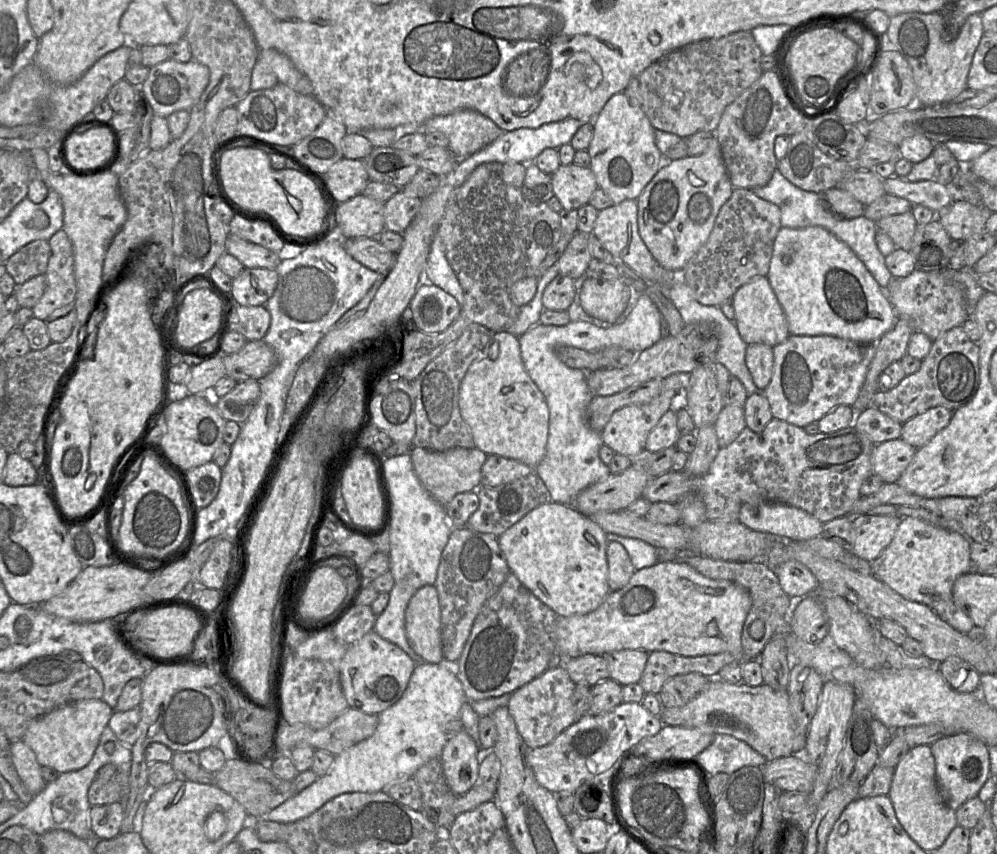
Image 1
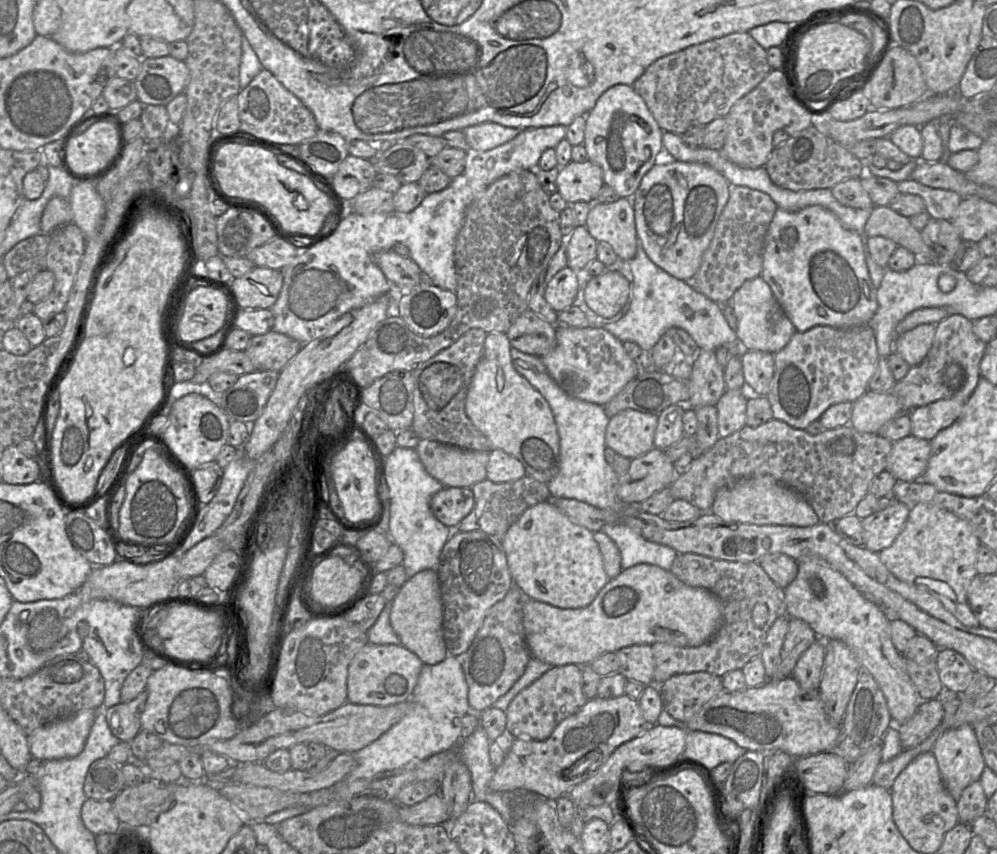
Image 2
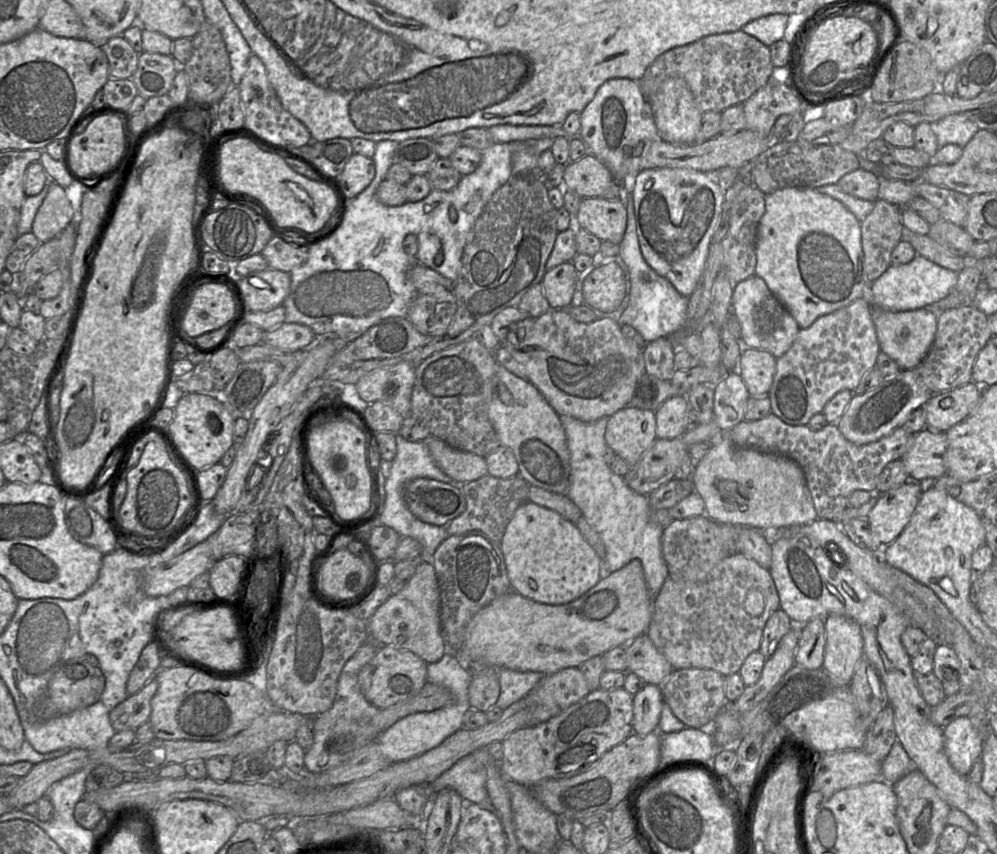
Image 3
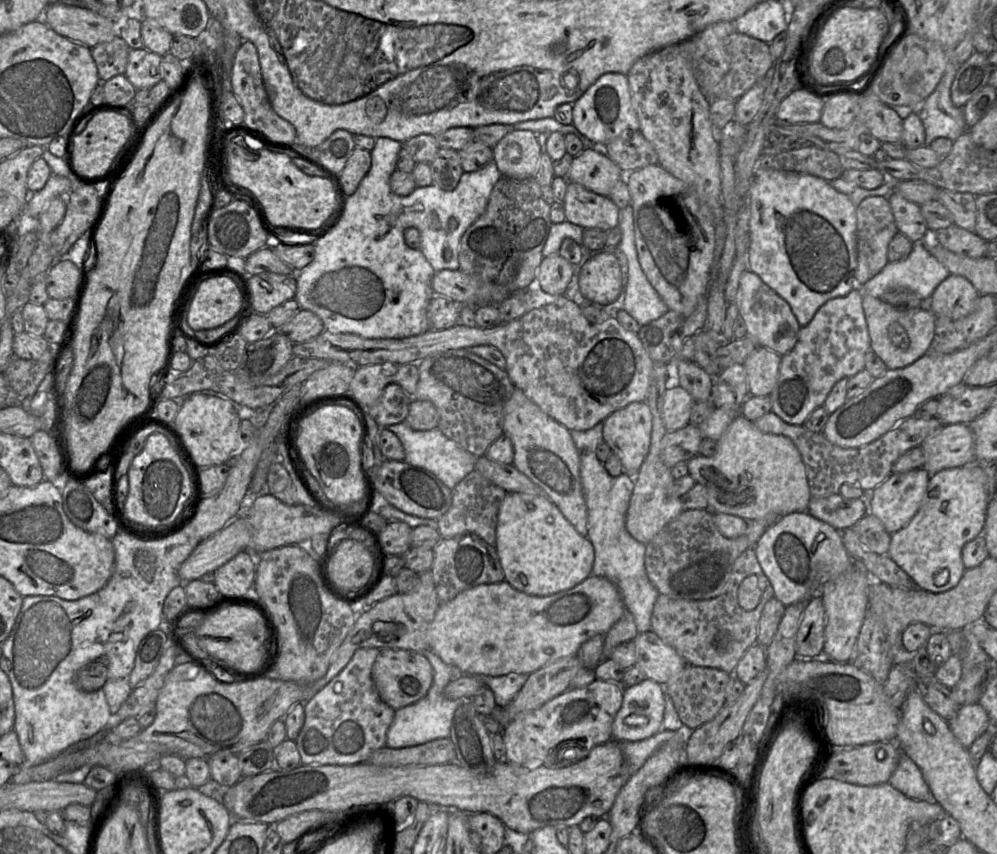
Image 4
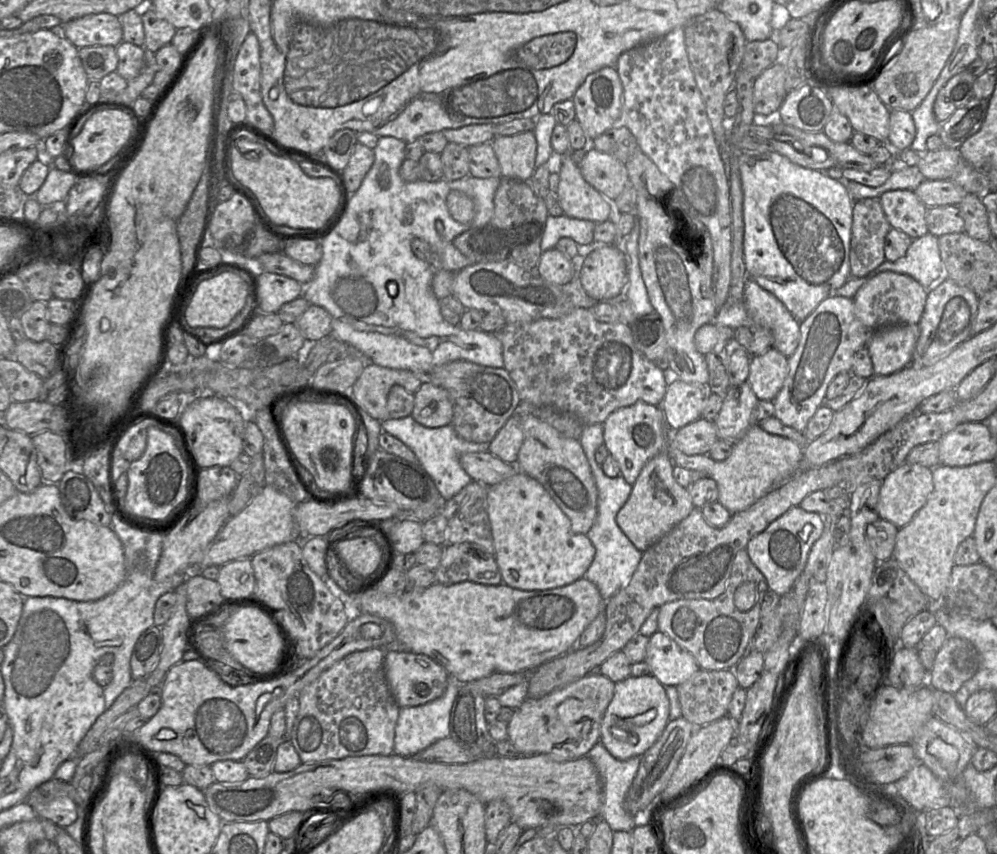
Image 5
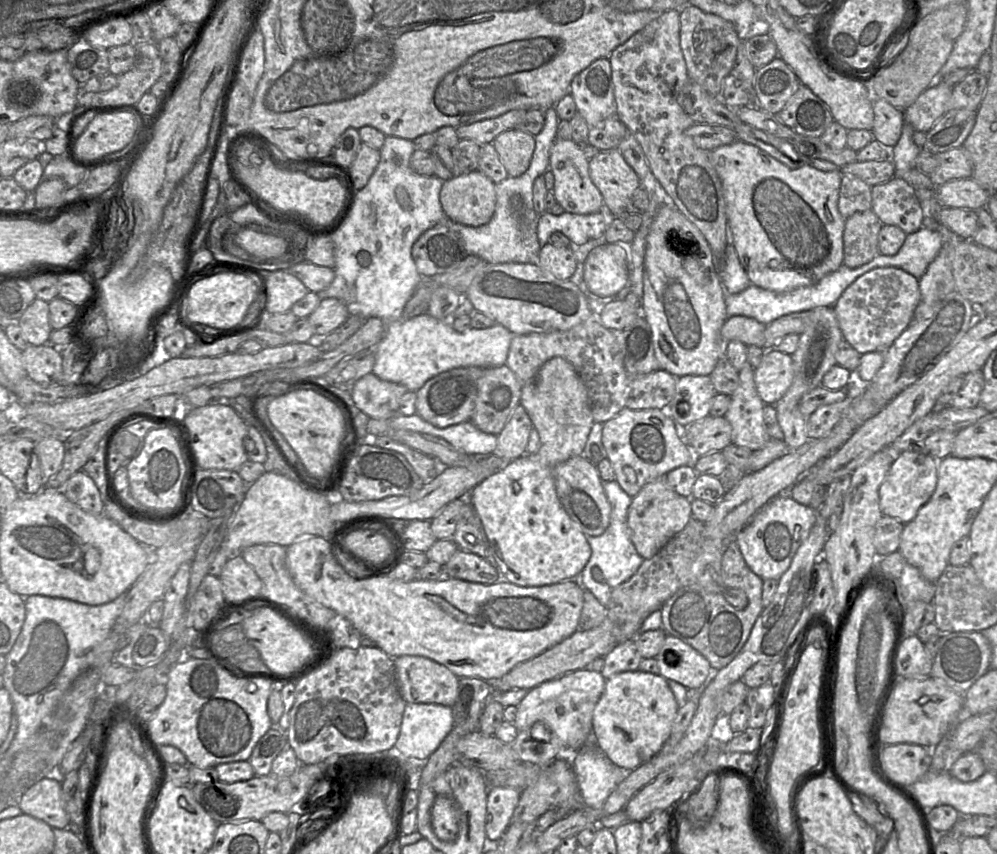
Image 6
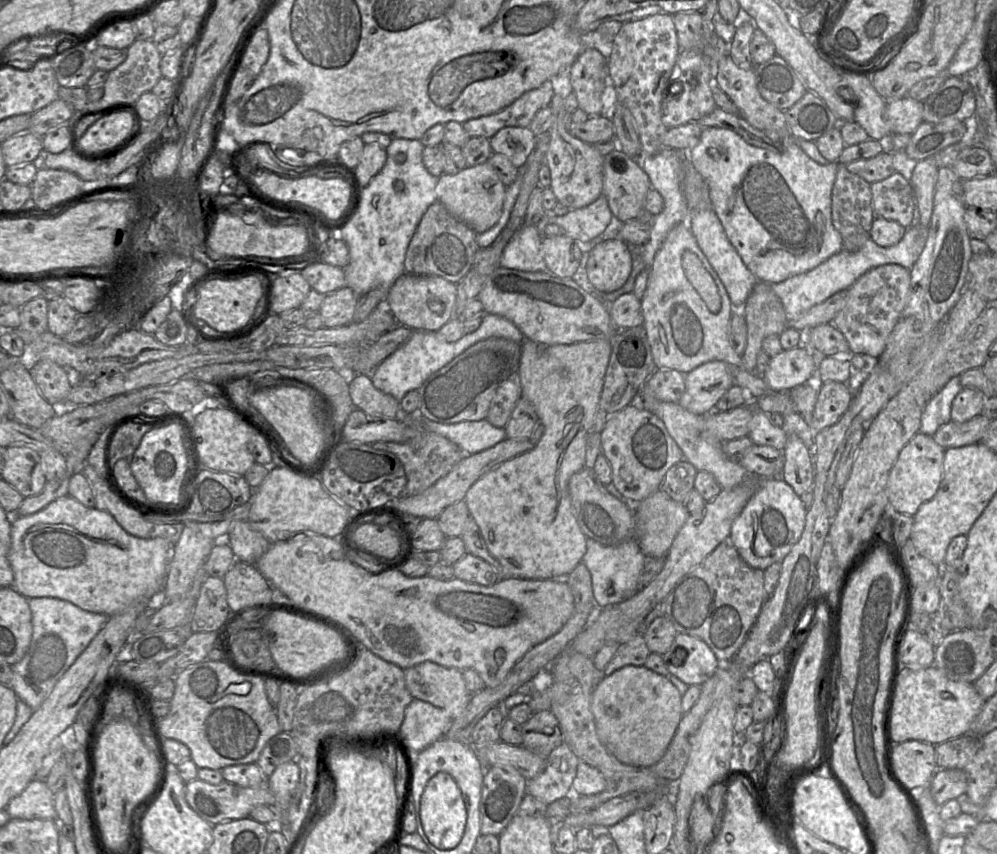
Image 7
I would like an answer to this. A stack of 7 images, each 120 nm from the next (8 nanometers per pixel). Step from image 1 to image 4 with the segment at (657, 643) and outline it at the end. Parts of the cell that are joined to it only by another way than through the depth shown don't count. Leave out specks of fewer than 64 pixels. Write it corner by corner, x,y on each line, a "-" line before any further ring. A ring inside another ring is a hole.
590,575
575,587
550,596
539,597
528,595
513,588
507,581
482,584
458,594
451,601
441,604
428,626
428,643
430,651
438,655
444,663
458,668
468,675
503,676
509,673
531,674
534,671
555,662
558,659
577,655
581,645
595,635
605,635
626,611
623,599
614,583
600,576

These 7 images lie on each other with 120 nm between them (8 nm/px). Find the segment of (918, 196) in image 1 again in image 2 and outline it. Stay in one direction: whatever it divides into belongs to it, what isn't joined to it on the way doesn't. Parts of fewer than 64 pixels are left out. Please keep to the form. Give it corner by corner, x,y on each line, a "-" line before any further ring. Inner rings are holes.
908,179
897,183
900,194
920,196
931,218
951,220
963,197
951,190
932,188

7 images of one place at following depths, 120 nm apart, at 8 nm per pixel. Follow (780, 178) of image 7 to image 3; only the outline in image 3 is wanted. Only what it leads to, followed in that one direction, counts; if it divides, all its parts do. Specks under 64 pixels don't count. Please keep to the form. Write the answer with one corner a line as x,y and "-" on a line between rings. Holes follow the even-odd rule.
787,187
776,190
765,196
765,212
760,219
757,232
757,262
755,267
755,275
765,281
768,288
782,302
801,329
808,328
818,317
846,307
858,298
867,298
869,282
867,281
863,270
863,250
860,224
861,222
856,218
856,216
840,201
827,194
817,191
815,188

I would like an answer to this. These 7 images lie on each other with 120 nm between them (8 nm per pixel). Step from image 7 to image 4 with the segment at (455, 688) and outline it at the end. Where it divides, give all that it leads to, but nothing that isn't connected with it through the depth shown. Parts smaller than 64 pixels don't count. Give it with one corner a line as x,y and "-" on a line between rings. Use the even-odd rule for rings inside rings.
379,649
371,677
381,700
394,710
424,698
433,682
433,668
421,653
406,649

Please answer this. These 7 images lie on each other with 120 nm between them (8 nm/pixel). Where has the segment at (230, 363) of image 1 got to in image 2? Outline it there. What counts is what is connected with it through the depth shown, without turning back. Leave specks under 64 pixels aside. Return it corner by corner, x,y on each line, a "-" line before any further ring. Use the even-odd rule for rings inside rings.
270,330
265,334
252,336
245,352
253,362
255,371
280,372
301,347
302,344
297,340

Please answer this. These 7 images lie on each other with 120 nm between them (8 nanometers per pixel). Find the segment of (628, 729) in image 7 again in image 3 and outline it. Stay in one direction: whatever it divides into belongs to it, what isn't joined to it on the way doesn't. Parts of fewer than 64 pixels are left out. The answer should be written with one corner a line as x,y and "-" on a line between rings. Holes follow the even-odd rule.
646,684
633,696
633,733
647,735
658,731
663,694
659,685

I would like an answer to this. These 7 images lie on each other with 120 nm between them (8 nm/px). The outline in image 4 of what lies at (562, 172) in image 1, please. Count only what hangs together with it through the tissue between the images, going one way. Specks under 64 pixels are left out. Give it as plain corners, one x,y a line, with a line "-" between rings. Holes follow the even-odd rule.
591,148
584,149
574,157
566,177
568,182
578,183
603,196
609,196
615,184
623,178
625,178
625,173
609,157

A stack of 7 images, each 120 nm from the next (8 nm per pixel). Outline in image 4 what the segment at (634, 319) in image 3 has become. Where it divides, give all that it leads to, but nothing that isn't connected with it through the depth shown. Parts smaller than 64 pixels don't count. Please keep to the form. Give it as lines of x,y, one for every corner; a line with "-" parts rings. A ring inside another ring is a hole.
631,204
620,209
619,227
622,238
618,247
627,261
623,309
642,326
661,317
669,311
669,308
647,279
638,260

